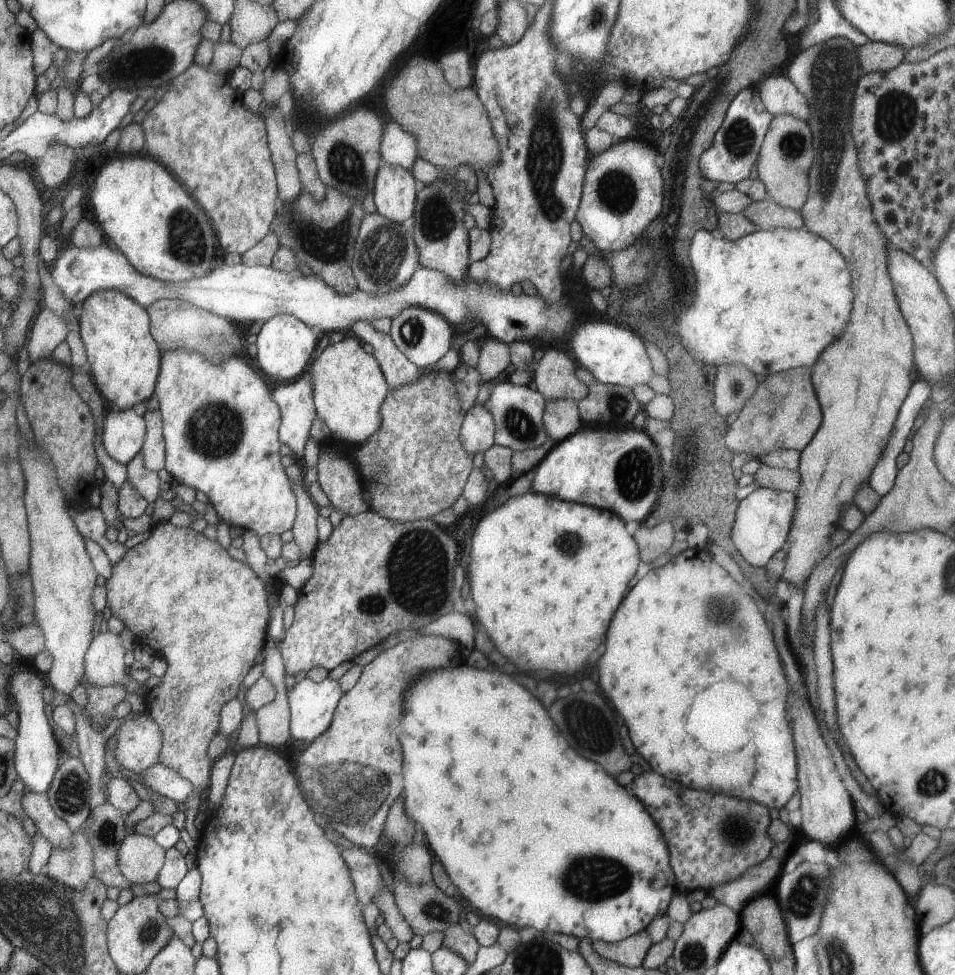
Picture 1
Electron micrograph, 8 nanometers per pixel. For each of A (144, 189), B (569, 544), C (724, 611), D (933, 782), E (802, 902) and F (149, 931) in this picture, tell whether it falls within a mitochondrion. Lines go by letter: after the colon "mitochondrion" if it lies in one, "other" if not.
A: other
B: mitochondrion
C: mitochondrion
D: mitochondrion
E: mitochondrion
F: mitochondrion

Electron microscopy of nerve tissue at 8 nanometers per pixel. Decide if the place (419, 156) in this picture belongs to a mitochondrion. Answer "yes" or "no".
no

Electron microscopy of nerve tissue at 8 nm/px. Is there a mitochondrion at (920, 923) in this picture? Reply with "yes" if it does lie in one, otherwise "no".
no

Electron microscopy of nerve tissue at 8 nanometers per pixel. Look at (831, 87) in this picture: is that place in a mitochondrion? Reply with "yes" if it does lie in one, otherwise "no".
yes

